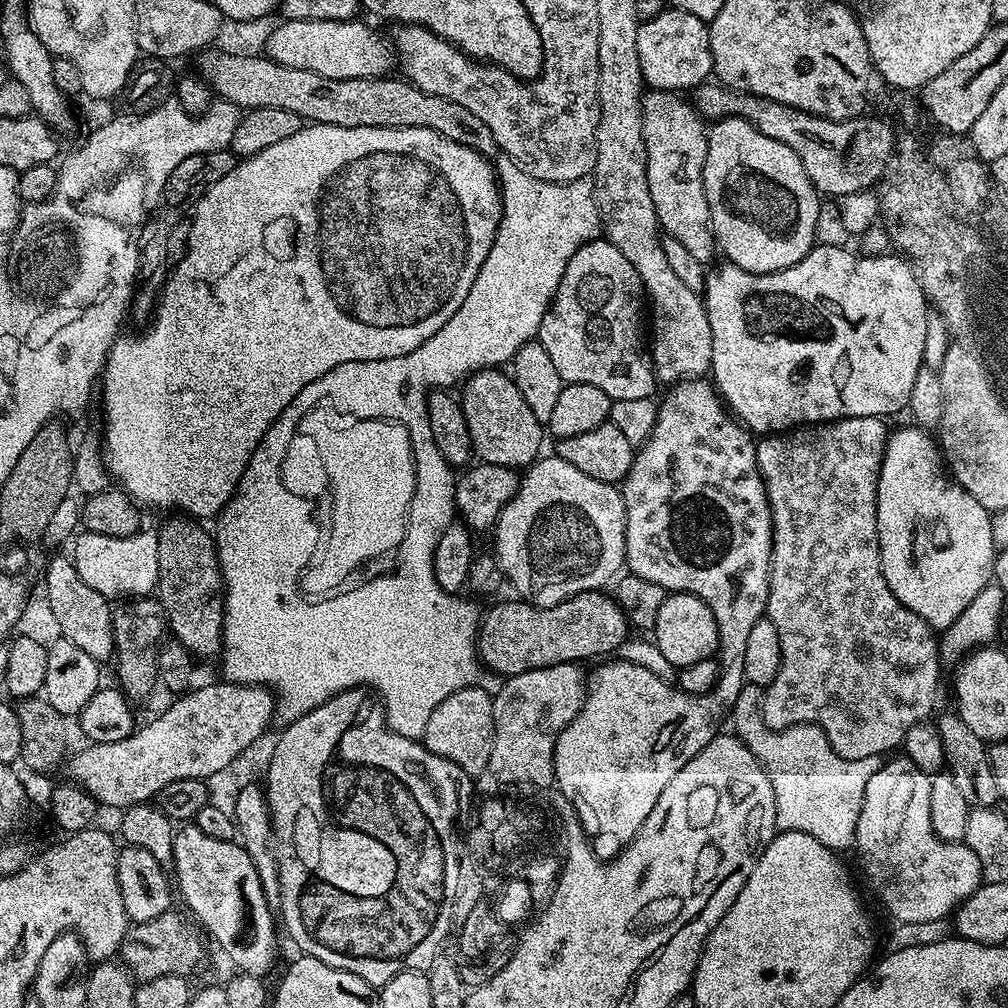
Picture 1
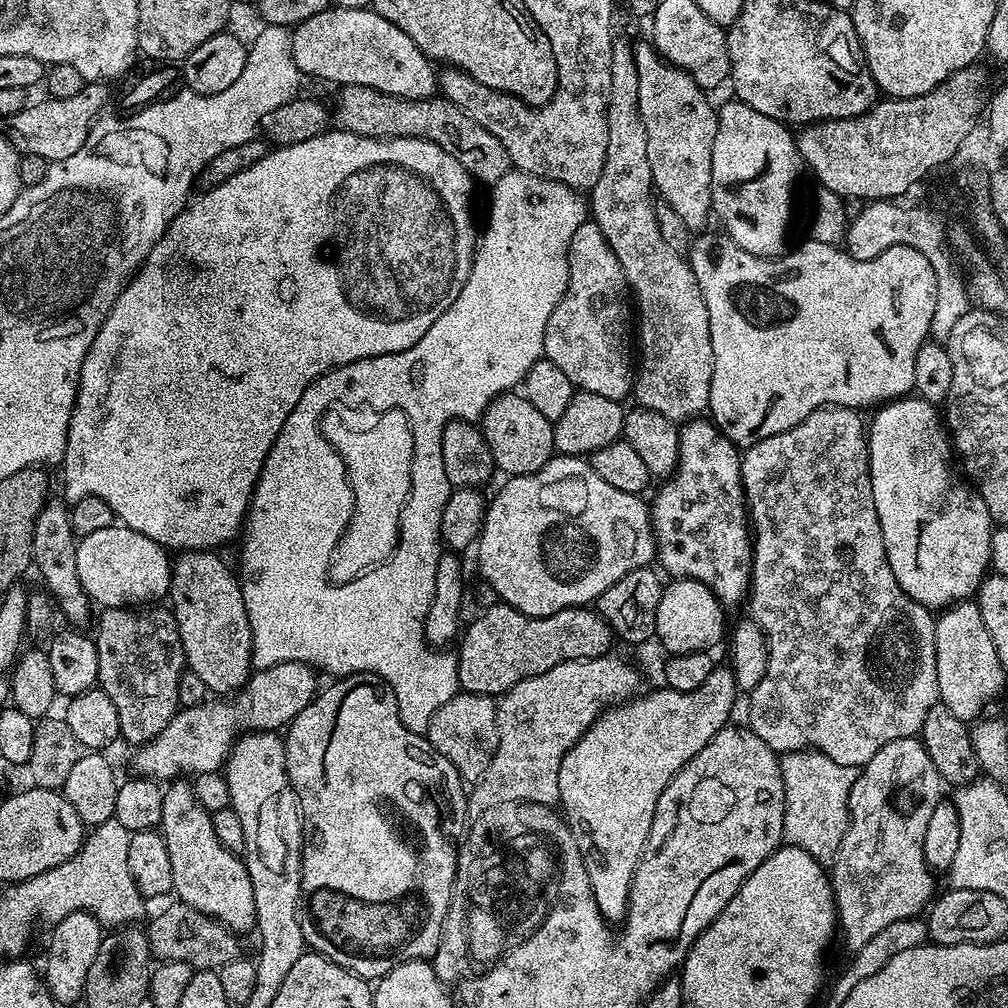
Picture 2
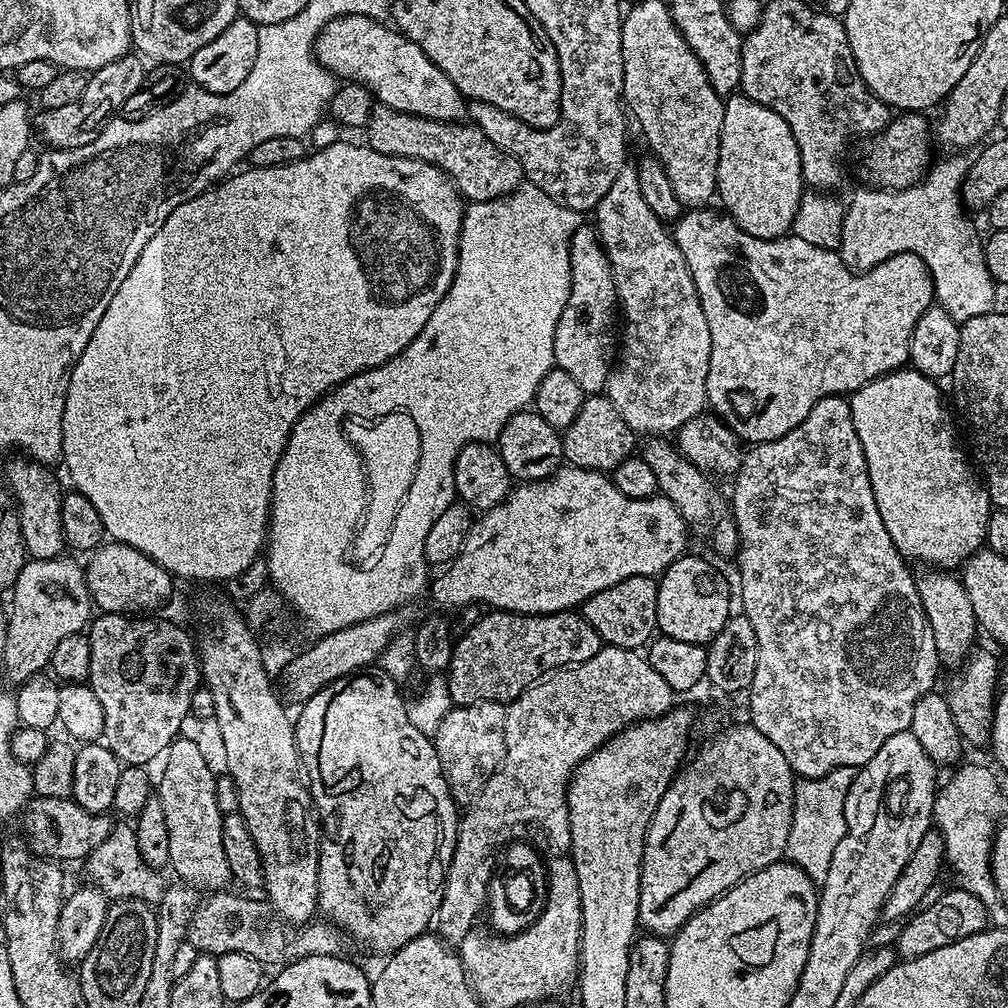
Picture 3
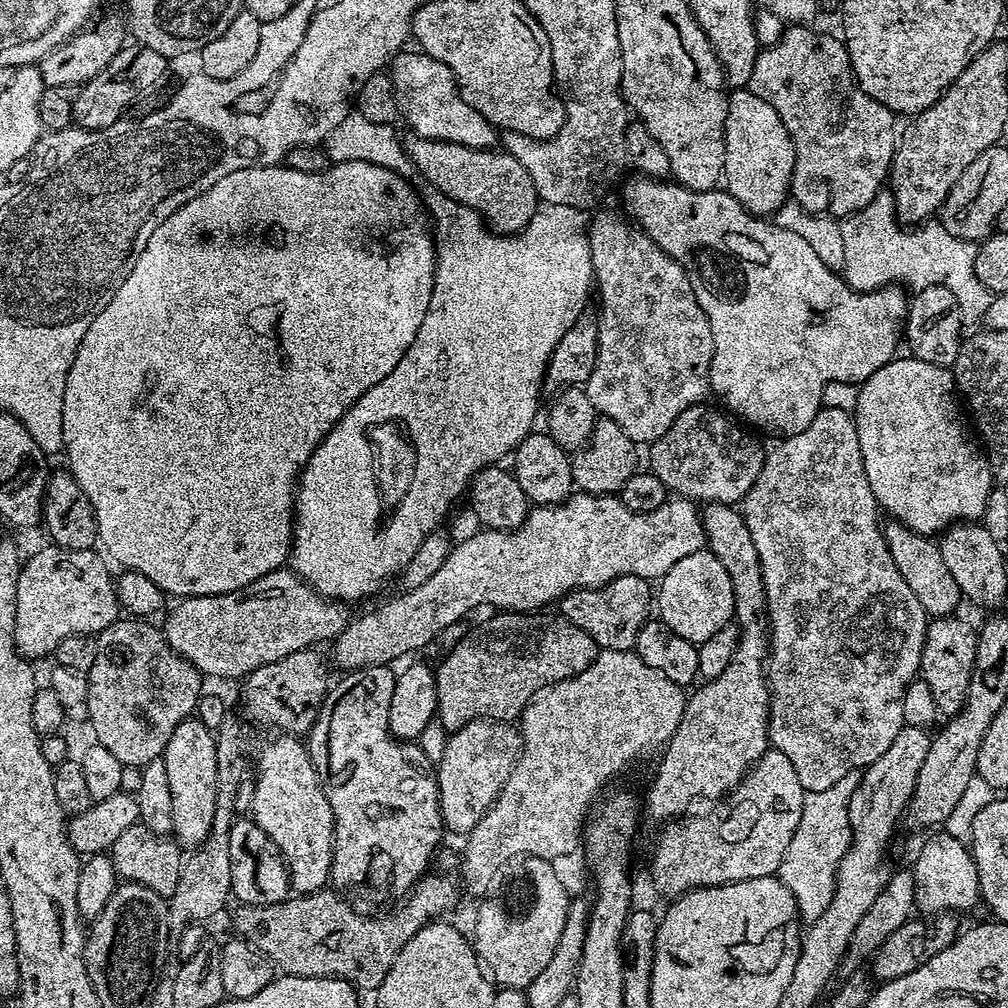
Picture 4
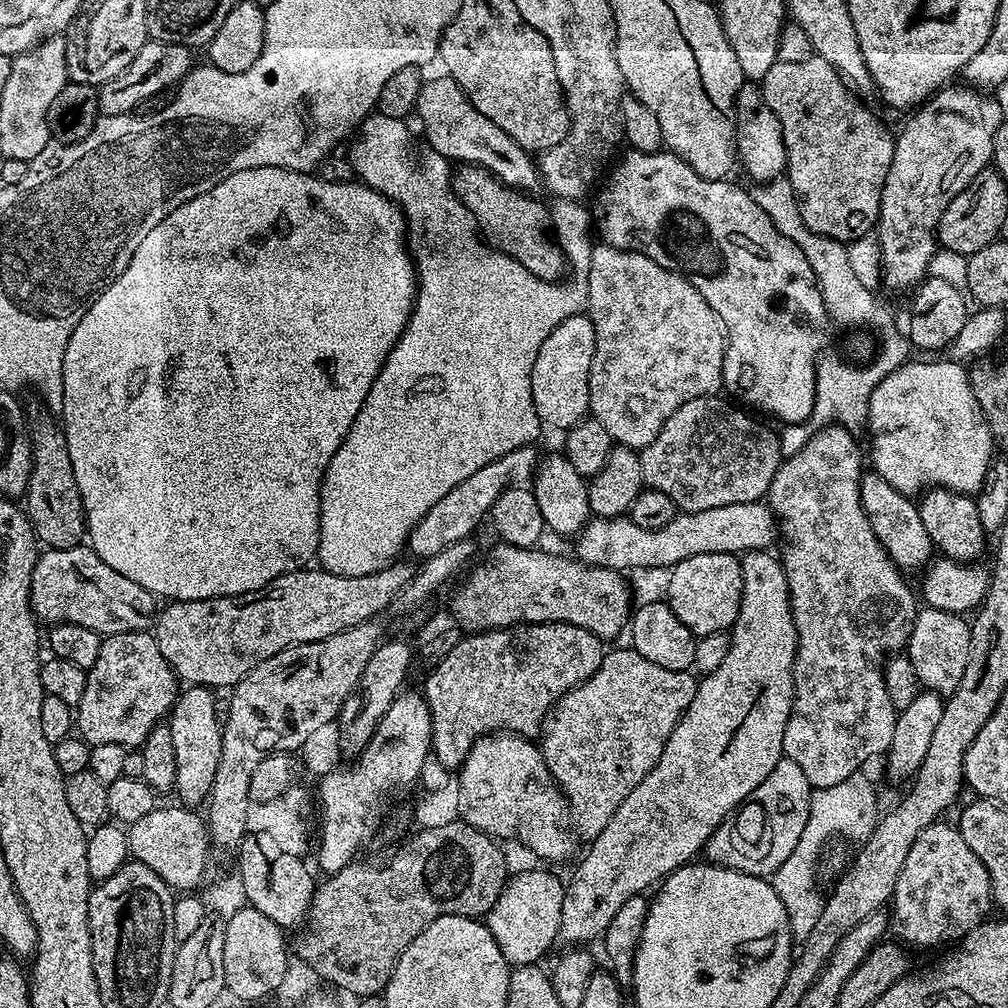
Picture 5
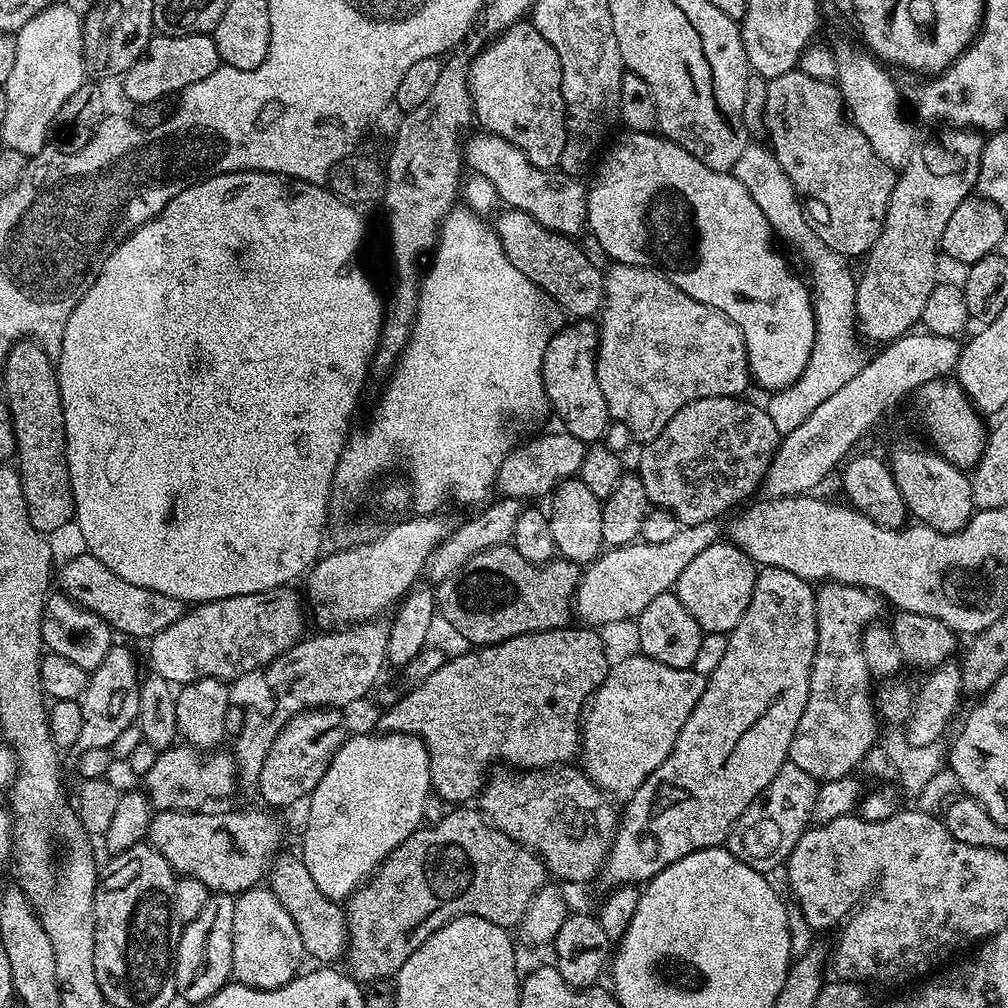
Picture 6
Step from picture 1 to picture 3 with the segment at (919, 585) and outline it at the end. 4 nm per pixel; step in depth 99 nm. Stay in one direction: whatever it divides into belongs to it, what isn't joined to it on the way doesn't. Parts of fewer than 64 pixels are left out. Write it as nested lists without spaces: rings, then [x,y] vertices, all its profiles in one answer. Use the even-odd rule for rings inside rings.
[[[905,366],[866,382],[866,386],[851,393],[850,403],[854,430],[858,430],[858,442],[862,442],[874,502],[878,502],[878,514],[882,514],[882,522],[886,522],[886,534],[890,534],[905,561],[921,560],[924,566],[956,570],[985,547],[986,522],[994,505],[969,453],[968,456],[964,453],[956,437],[953,413],[950,408],[948,413],[940,387],[937,381]]]

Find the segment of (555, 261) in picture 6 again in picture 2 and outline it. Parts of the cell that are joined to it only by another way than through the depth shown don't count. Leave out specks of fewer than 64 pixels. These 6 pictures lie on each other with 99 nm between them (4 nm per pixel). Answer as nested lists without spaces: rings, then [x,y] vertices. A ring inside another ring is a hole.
[[[353,84],[343,85],[337,92],[340,93],[336,96],[336,108],[334,104],[334,120],[345,132],[379,140],[407,136],[429,140],[442,146],[450,158],[458,158],[473,181],[480,183],[481,180],[485,186],[496,184],[498,178],[510,171],[506,146],[502,146],[502,142],[498,142],[498,138],[494,138],[486,126],[478,126],[478,122],[474,122],[474,118],[470,118],[470,114],[466,114],[466,110],[454,102],[436,96],[426,100],[398,98],[370,86]]]

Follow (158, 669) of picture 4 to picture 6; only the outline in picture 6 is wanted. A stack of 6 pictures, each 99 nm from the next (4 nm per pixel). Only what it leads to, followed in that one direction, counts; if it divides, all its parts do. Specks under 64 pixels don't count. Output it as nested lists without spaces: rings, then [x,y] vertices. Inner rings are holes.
[[[114,644],[99,666],[91,671],[80,699],[82,727],[76,743],[80,752],[109,748],[123,730],[133,727],[140,711],[139,681],[140,673],[133,654],[126,647]]]

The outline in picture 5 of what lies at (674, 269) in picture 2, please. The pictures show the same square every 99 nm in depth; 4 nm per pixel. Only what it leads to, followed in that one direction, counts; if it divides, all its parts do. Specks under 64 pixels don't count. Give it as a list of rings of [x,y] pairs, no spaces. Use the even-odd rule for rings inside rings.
[[[593,243],[586,315],[592,320],[596,339],[588,407],[617,445],[637,450],[650,446],[678,406],[686,406],[694,398],[717,395],[724,388],[722,362],[728,349],[728,331],[722,318],[683,274],[658,266],[645,252]]]

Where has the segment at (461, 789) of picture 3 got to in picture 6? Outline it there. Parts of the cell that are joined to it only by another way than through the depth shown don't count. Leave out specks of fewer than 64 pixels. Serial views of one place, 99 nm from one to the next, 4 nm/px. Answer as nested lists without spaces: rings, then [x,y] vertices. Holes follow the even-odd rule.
[[[576,766],[524,770],[519,774],[504,770],[501,776],[493,780],[491,777],[480,789],[478,808],[498,830],[502,830],[502,834],[514,838],[514,842],[536,853],[544,861],[545,869],[557,876],[553,876],[557,881],[584,884],[595,872],[597,875],[603,869],[604,860],[616,837],[618,808],[612,805],[614,800],[609,793],[603,792],[579,767],[572,767]]]

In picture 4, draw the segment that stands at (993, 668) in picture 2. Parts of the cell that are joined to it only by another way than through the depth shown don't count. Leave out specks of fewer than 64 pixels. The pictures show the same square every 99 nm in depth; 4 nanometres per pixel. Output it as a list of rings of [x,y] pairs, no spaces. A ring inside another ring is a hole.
[[[893,519],[883,525],[883,530],[886,546],[894,558],[894,566],[898,566],[902,578],[906,578],[906,586],[910,586],[914,598],[922,602],[924,611],[932,618],[953,615],[957,611],[956,607],[962,604],[962,597],[958,582],[954,582],[950,569],[942,558],[939,543],[933,537],[918,534]]]

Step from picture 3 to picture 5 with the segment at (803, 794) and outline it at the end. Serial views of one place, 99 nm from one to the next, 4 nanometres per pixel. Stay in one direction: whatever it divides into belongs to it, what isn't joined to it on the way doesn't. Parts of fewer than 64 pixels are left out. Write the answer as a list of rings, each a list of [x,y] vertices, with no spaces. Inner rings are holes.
[[[864,770],[855,772],[850,774],[850,778],[842,778],[842,782],[834,782],[834,786],[813,791],[802,838],[798,838],[798,846],[794,846],[790,858],[786,858],[786,862],[782,862],[782,866],[778,866],[778,870],[770,877],[772,889],[778,898],[782,898],[782,906],[786,906],[786,918],[790,922],[793,941],[802,942],[810,938],[824,909],[826,896],[823,891],[820,893],[819,884],[820,859],[824,856],[824,847],[839,836],[855,842],[866,841],[876,829],[876,788],[866,773]]]

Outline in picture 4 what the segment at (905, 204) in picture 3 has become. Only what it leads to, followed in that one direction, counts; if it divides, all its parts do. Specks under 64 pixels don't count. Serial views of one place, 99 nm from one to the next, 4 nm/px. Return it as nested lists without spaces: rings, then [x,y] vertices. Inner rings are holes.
[[[881,190],[862,210],[843,217],[840,220],[842,243],[846,249],[846,262],[842,275],[854,292],[870,292],[874,287],[872,276],[884,276],[889,272],[892,276],[908,276],[908,280],[915,286],[925,288],[931,284],[941,284],[954,294],[960,307],[961,317],[965,321],[983,321],[986,310],[990,310],[993,293],[978,280],[974,264],[977,245],[970,240],[954,238],[950,230],[946,230],[939,222],[924,222],[919,226],[905,226],[896,215],[896,203],[892,201],[891,191]]]

